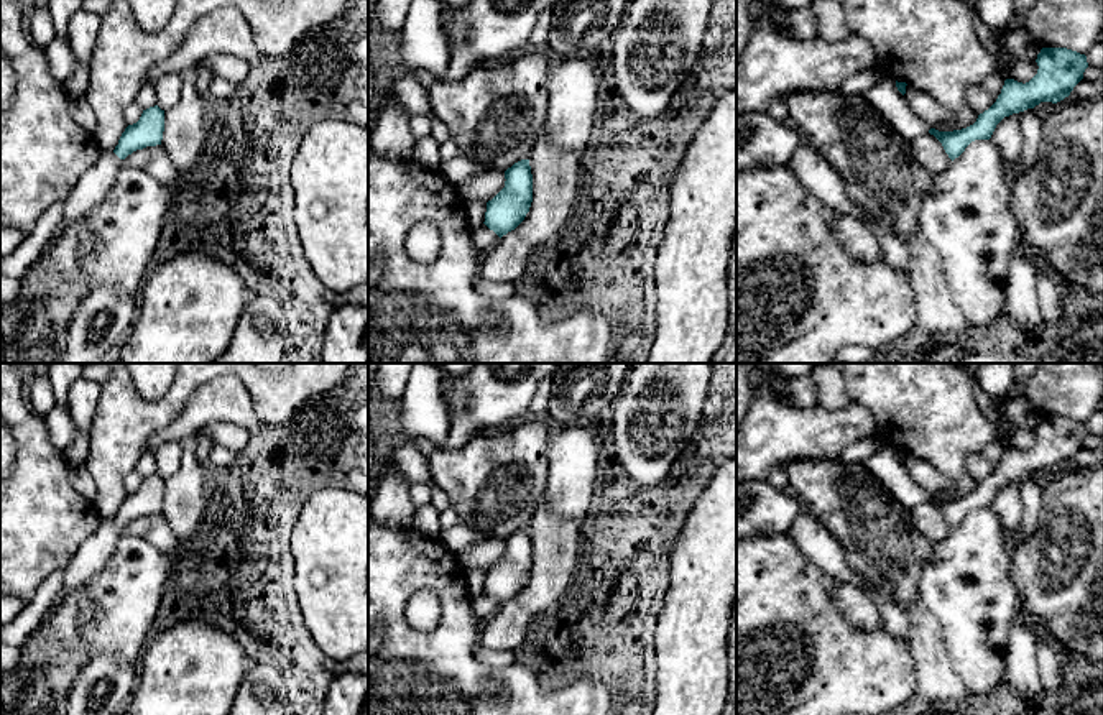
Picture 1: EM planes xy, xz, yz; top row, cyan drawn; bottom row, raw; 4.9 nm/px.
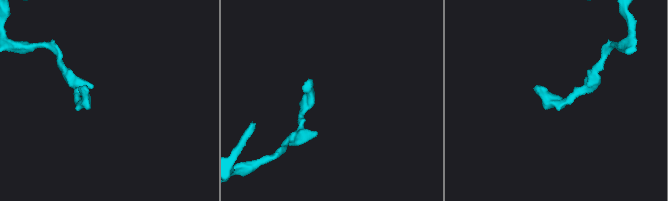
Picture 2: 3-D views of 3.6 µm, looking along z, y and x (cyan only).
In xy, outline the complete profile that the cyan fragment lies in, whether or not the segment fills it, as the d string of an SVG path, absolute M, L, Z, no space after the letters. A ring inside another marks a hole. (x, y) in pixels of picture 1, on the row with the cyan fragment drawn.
M158 105L143 110L140 120L125 128L115 150L102 151L99 161L79 178L66 199L61 222L44 250L67 225L100 204L113 184L122 161L136 150L161 145L163 131L164 110Z

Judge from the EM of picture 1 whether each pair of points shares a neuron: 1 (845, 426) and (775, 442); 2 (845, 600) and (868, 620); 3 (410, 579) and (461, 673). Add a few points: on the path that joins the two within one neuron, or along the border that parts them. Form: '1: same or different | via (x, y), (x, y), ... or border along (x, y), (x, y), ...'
1: same | via (827, 433), (793, 434)
2: same | via (850, 602), (863, 615)
3: same | via (438, 585), (456, 604), (456, 645)

